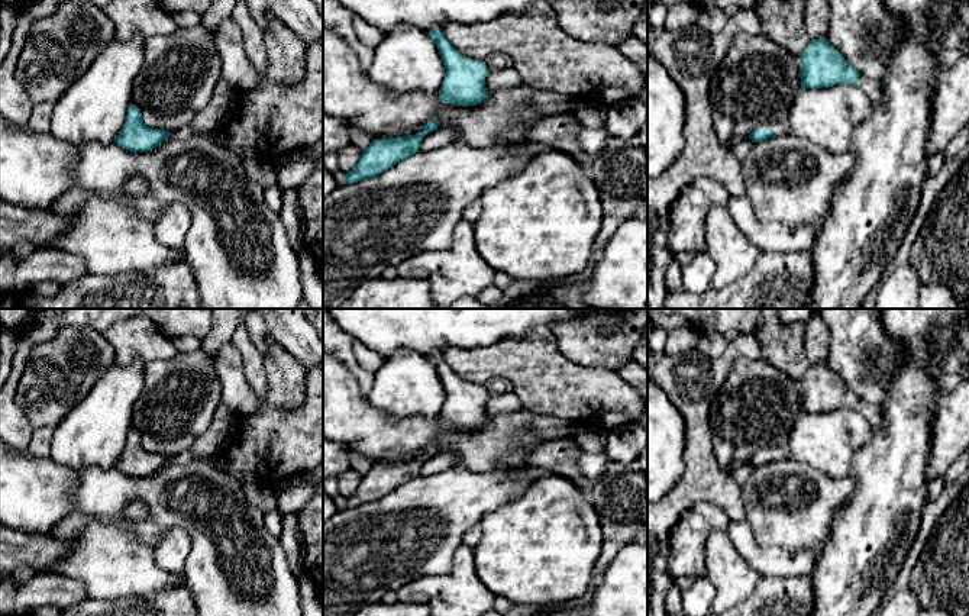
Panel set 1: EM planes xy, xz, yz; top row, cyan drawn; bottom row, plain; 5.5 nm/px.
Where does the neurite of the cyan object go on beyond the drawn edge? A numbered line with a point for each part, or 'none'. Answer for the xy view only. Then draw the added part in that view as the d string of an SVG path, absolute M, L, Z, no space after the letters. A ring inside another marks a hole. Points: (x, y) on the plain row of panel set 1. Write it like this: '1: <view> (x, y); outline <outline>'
none

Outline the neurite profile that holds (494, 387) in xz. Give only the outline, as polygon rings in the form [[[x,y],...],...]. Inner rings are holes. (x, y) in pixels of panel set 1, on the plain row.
[[[491,378],[484,384],[488,397],[501,396],[504,393],[511,391],[511,386],[504,378]]]

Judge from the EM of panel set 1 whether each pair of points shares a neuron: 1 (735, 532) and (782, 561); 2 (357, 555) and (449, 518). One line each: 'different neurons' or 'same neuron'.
1: same neuron
2: same neuron

